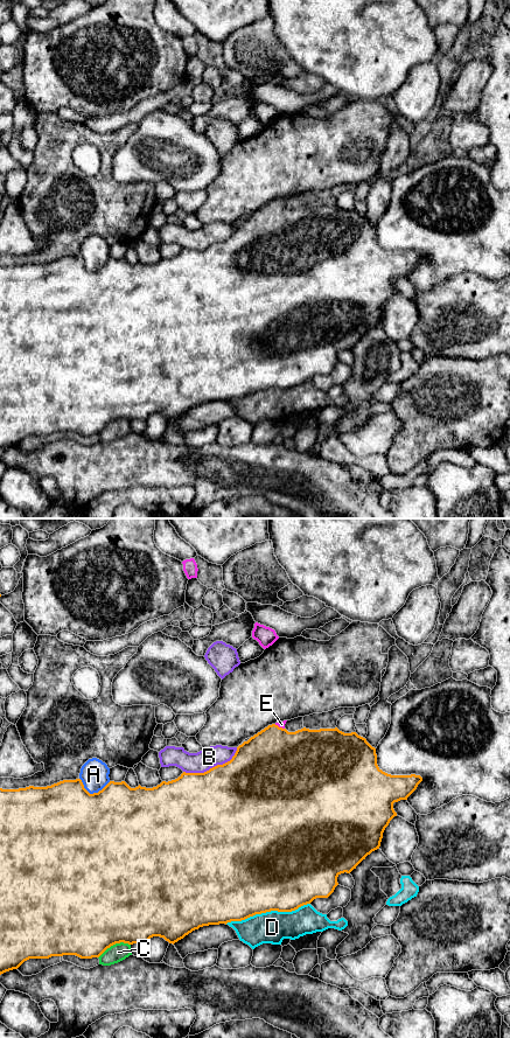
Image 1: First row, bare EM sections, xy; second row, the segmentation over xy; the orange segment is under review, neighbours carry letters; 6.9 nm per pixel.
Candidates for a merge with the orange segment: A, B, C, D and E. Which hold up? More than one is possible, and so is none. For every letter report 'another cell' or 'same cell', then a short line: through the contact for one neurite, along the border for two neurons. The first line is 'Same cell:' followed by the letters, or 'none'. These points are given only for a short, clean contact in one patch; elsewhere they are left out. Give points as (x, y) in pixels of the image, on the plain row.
Same cell: E
A: another cell
B: another cell
C: another cell
D: another cell
E: same cell; line xy (274, 239), (274, 216), (278, 203), (281, 201)

